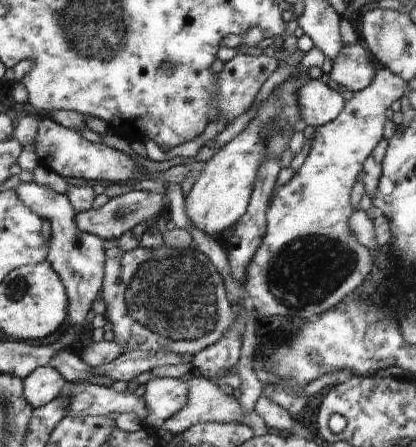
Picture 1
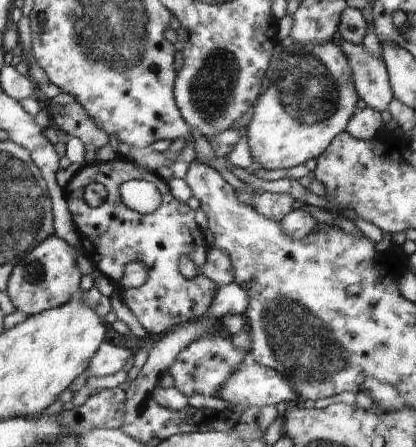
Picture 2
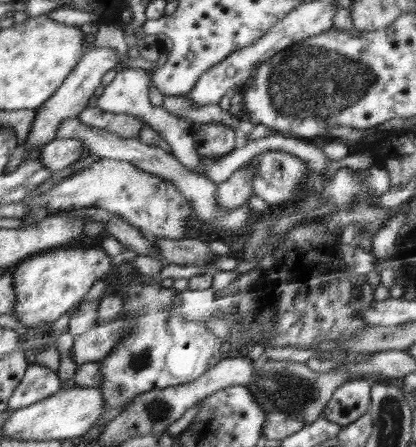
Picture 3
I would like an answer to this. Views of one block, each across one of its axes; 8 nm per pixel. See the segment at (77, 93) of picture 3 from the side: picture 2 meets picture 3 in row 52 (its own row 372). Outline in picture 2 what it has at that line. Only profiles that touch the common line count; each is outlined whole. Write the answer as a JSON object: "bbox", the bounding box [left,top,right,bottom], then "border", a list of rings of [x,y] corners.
{"bbox":[85,342,134,377],"border":[[[105,342],[97,350],[97,354],[92,358],[90,366],[85,370],[88,377],[107,377],[122,370],[128,358],[134,355],[134,351],[120,348],[114,344]]]}

